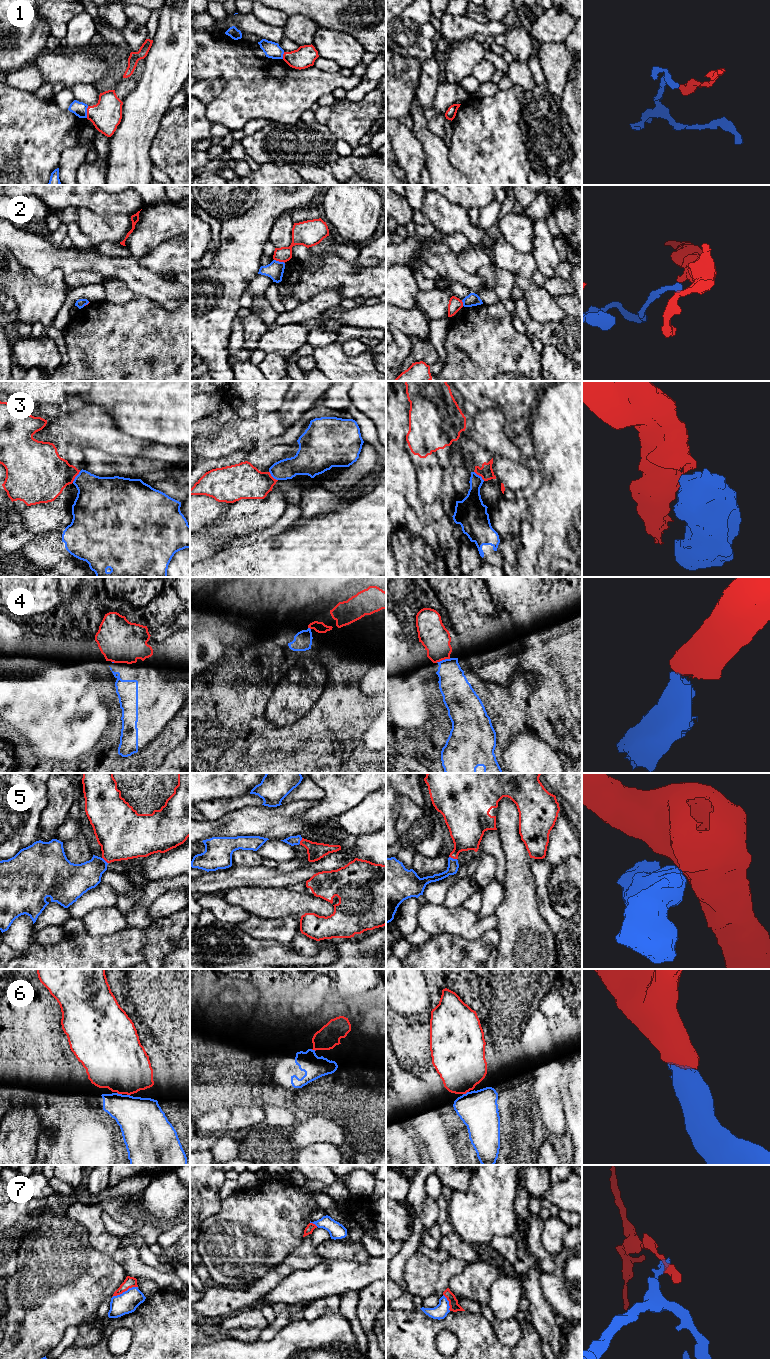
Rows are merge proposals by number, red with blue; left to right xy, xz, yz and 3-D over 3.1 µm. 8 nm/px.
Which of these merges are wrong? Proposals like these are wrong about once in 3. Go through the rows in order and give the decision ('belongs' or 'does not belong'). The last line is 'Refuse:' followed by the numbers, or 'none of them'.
1: does not belong
2: does not belong
3: does not belong
4: belongs
5: belongs
6: belongs
7: does not belong
Refuse: 1, 2, 3, 7

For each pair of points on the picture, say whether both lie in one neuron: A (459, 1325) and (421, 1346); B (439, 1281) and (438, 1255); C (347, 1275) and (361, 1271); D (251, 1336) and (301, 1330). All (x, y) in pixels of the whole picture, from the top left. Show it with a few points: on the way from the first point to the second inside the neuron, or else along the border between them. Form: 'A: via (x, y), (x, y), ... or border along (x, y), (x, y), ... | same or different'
A: via (449, 1325), (440, 1325), (429, 1336) | same
B: border along (418, 1250), (436, 1261), (445, 1261), (450, 1257) | different
C: via (350, 1275), (358, 1274) | same
D: border along (235, 1338), (246, 1341), (258, 1340) | different

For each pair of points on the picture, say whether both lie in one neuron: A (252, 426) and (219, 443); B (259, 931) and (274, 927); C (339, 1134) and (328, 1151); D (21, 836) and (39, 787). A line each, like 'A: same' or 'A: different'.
A: same
B: same
C: different
D: same

